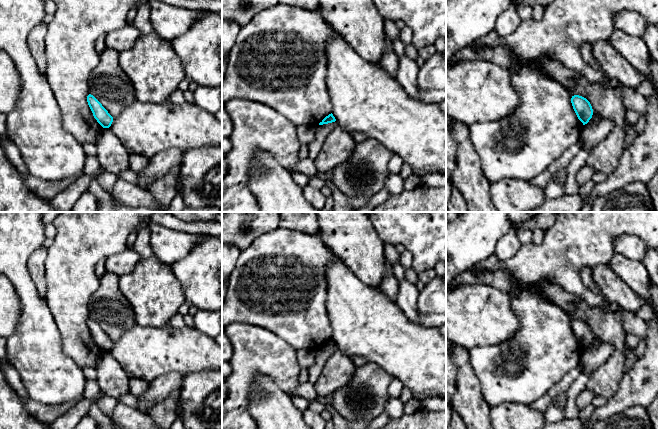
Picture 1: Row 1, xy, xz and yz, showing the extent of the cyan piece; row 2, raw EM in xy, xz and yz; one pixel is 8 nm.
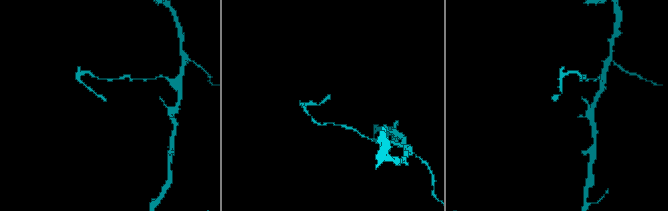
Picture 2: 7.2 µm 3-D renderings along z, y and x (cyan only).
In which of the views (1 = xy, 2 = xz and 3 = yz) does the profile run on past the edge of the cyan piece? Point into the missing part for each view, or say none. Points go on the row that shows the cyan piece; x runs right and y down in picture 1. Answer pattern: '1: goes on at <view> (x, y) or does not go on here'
1: does not go on here
2: does not go on here
3: does not go on here

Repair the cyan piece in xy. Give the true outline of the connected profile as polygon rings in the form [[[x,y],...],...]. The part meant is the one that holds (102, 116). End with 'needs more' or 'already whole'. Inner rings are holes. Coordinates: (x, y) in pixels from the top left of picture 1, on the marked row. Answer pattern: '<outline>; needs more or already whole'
[[[91,94],[87,96],[87,102],[97,122],[103,128],[109,128],[113,122],[113,117],[108,113],[108,111]]]; already whole

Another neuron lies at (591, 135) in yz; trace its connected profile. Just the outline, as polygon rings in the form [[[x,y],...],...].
[[[604,119],[597,124],[583,125],[579,138],[582,142],[581,149],[593,149],[609,135],[613,128],[612,119]]]

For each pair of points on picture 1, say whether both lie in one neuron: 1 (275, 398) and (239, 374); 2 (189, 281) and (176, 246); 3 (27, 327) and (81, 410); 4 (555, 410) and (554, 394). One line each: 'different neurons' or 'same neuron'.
1: different neurons
2: different neurons
3: different neurons
4: different neurons

